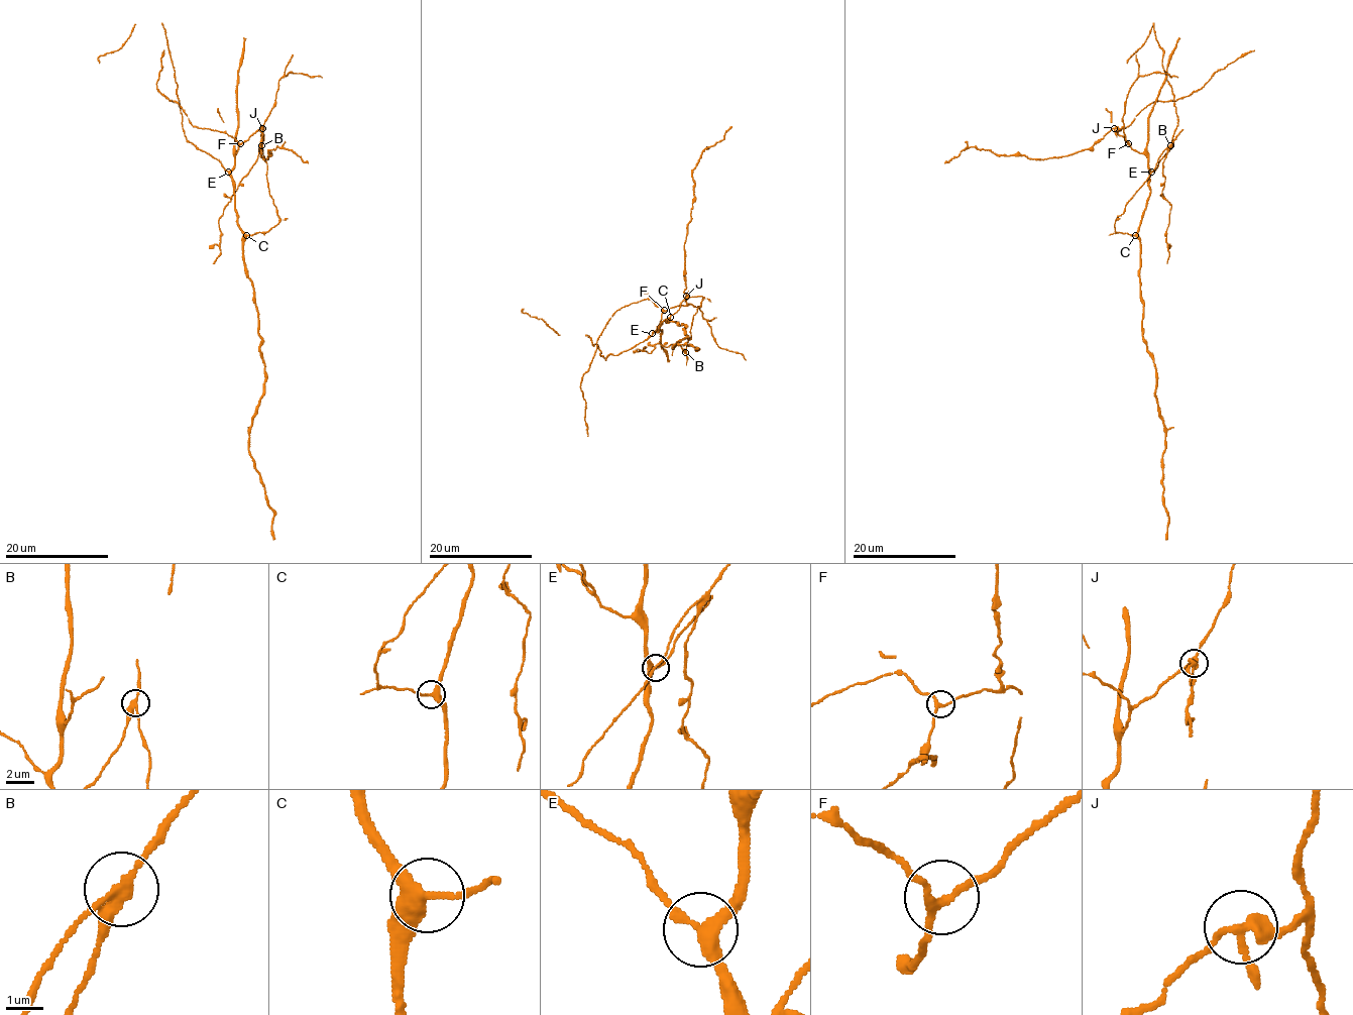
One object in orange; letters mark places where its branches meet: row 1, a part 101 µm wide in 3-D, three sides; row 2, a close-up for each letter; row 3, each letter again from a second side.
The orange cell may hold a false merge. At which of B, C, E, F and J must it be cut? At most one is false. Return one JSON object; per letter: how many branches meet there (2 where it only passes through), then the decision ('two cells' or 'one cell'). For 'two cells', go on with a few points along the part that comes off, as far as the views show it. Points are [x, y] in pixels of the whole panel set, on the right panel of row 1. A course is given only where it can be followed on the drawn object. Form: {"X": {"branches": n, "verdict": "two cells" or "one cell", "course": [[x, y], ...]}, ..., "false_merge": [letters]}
{"B": {"branches": 3, "verdict": "two cells", "course": [[1169, 146], [1163, 162], [1162, 191], [1162, 197], [1171, 207], [1166, 231], [1167, 263]]}, "C": {"branches": 3, "verdict": "one cell"}, "E": {"branches": 3, "verdict": "one cell"}, "F": {"branches": 3, "verdict": "one cell"}, "J": {"branches": 3, "verdict": "one cell"}, "false_merge": ["B"]}

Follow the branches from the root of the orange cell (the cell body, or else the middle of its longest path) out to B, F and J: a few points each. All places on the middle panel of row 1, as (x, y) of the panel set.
B: (663, 322), (686, 299), (702, 298), (693, 315), (686, 351)
F: (663, 322), (659, 331), (655, 331), (664, 310)
J: (663, 322), (659, 331), (655, 331), (661, 314), (670, 308), (684, 305), (686, 296)

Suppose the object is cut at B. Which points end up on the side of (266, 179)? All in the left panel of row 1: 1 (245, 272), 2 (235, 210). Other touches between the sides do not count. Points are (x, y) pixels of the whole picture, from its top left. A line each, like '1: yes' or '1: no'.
1: yes
2: yes

